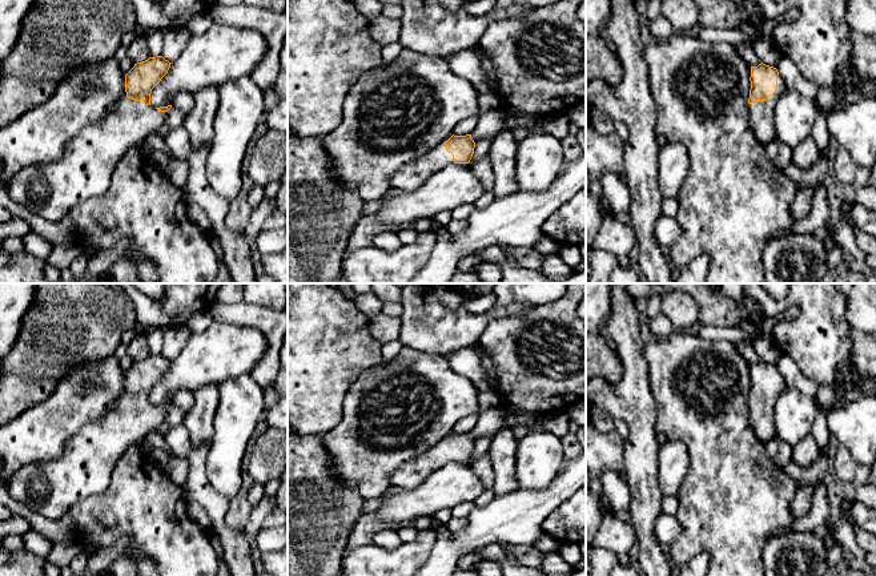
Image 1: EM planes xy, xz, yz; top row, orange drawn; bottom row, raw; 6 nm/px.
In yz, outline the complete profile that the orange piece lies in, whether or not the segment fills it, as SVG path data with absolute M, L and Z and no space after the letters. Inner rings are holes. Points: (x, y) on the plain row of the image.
M766 362L751 364L748 396L750 420L754 434L762 443L776 438L773 408L781 392L787 390L784 376L777 367Z

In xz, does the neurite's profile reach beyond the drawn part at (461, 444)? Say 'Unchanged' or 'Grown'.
Grown

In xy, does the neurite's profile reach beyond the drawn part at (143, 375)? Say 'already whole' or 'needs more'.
needs more

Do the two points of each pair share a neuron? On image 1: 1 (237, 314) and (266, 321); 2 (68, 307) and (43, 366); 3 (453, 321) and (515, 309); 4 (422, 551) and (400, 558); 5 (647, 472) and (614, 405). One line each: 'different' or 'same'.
1: same
2: same
3: same
4: same
5: same

